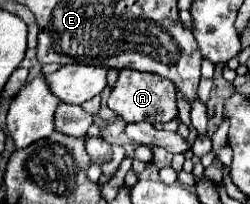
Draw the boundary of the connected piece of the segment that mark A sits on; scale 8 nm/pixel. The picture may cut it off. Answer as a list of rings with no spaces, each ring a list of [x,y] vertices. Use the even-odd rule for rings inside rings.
[[[122,70],[118,74],[116,86],[108,98],[108,106],[122,116],[126,122],[170,122],[178,116],[178,106],[176,106],[176,86],[174,82],[166,78],[158,78],[156,74],[150,72],[138,72],[138,70]]]

